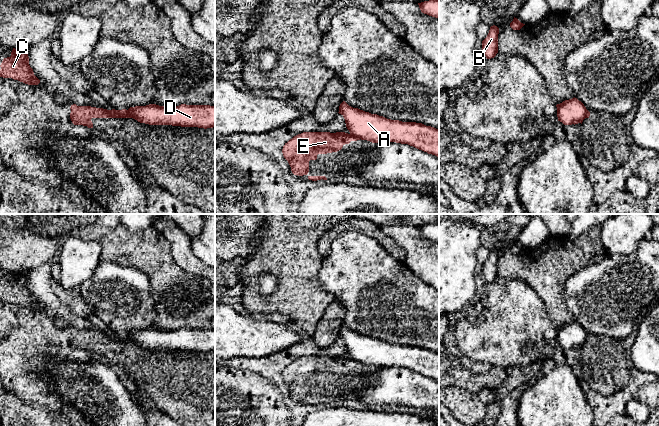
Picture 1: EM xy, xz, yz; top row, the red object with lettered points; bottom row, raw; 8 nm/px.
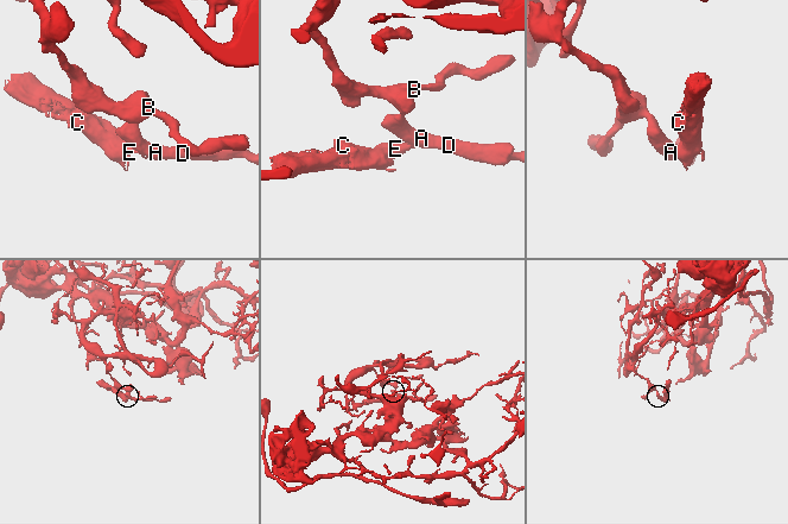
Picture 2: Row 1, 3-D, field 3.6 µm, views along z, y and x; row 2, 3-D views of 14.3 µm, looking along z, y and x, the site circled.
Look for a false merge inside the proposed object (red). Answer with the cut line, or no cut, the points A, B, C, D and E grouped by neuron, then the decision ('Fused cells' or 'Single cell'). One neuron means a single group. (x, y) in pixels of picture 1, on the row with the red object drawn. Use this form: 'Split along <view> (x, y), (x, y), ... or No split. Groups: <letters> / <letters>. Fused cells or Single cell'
Split along xz (350, 133), (360, 138). Groups: A B D / C E. Fused cells

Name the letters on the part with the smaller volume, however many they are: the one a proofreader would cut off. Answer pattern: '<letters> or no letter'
C, E

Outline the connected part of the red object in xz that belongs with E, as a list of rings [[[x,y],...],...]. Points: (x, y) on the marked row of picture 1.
[[[303,132],[294,136],[283,146],[282,153],[294,175],[307,175],[309,161],[318,154],[337,152],[345,144],[360,138],[345,132]]]

